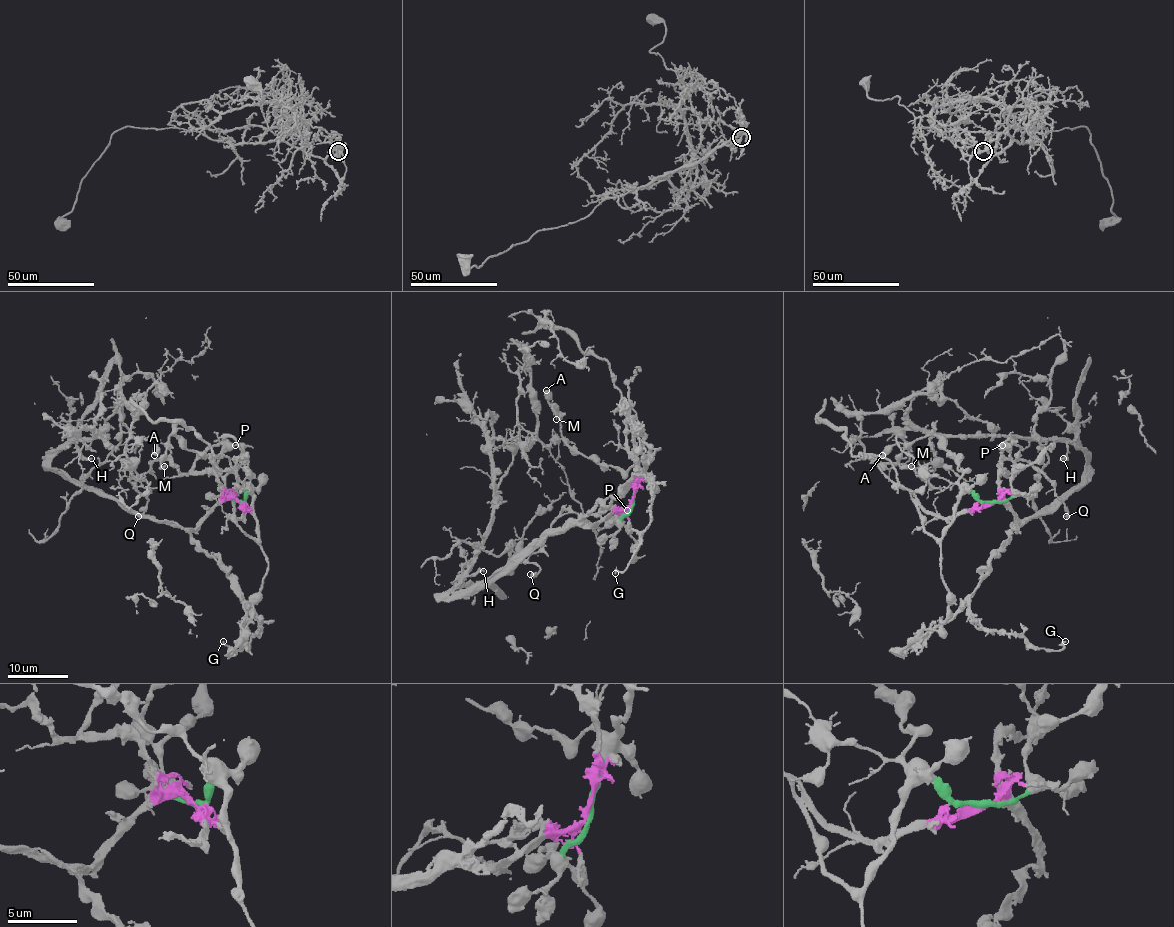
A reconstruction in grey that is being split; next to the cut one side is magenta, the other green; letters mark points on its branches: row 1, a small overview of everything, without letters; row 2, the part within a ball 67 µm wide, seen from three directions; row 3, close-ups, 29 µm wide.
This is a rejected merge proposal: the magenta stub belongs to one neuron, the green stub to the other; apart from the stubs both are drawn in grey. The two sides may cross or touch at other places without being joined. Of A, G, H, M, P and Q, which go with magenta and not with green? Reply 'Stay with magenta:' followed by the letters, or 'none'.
Stay with magenta: G, H, Q

